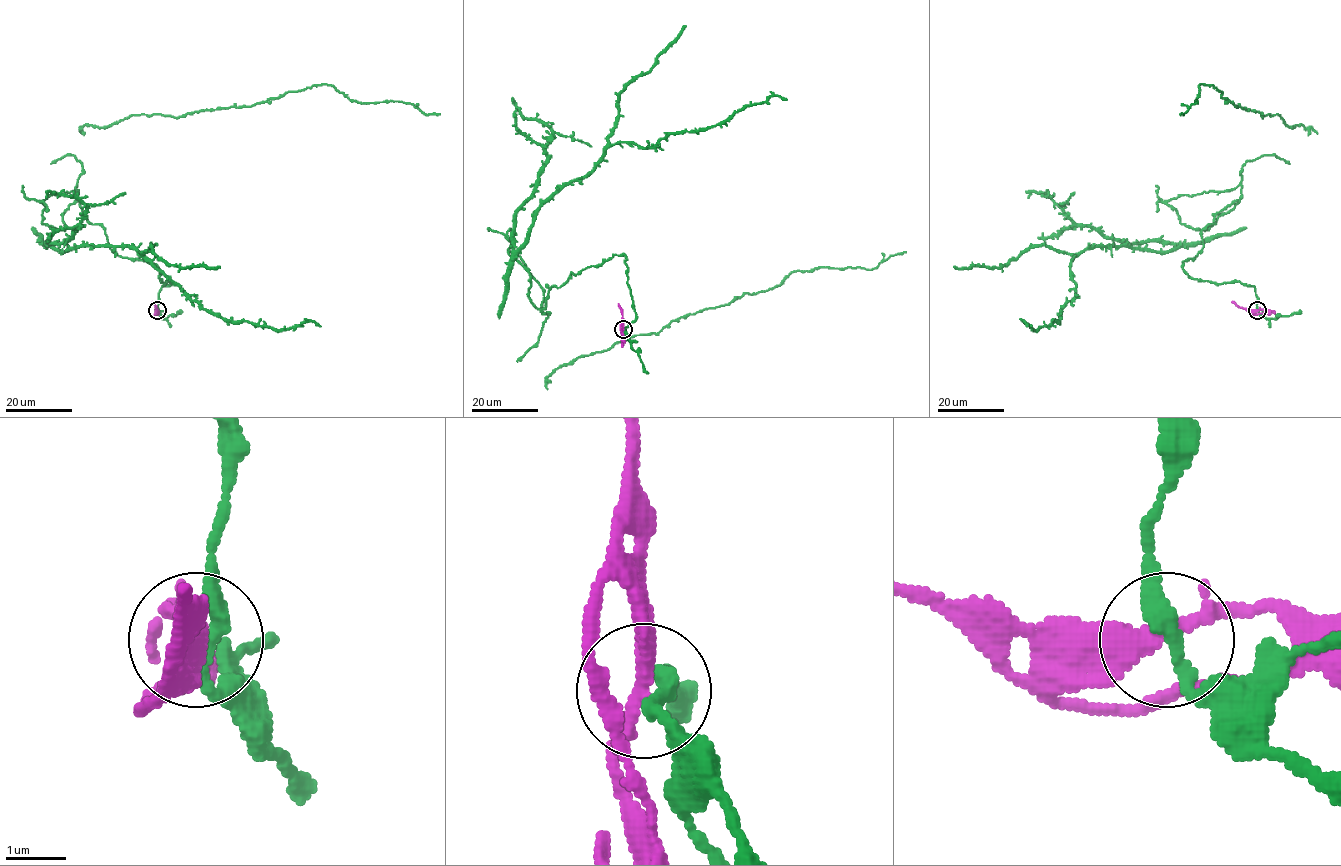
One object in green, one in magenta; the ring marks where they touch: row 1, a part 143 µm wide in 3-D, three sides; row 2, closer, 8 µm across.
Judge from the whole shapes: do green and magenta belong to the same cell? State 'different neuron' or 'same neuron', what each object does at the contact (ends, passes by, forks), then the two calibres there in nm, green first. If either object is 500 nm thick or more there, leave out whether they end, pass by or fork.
different neuron; green passes by; magenta passes by; calibres 240 and 280 nm

